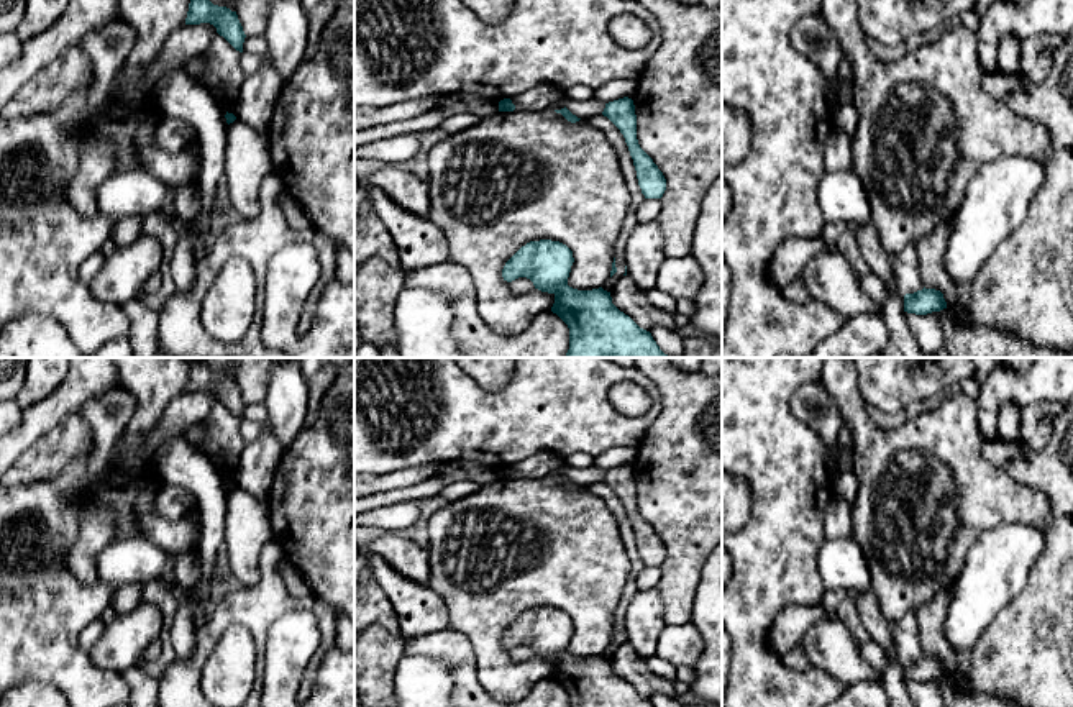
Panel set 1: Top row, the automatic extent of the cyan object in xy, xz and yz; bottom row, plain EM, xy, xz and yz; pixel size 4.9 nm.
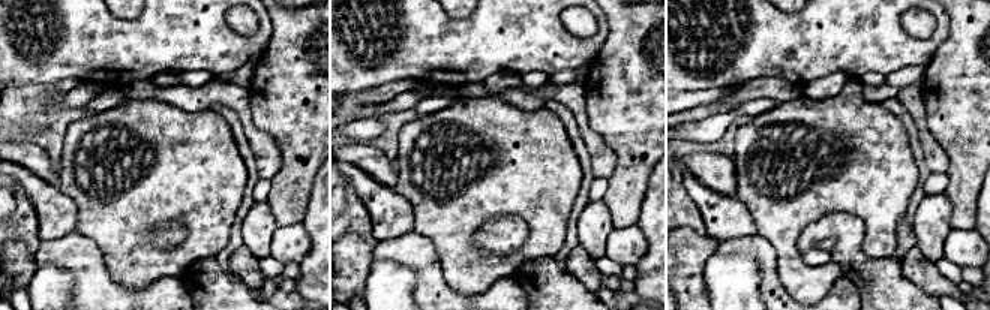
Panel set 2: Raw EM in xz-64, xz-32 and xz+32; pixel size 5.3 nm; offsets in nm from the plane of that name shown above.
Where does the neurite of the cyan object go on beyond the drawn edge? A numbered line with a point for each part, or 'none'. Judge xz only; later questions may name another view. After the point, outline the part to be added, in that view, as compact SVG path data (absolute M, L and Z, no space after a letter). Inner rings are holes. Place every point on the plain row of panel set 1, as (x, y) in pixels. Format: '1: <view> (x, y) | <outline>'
none

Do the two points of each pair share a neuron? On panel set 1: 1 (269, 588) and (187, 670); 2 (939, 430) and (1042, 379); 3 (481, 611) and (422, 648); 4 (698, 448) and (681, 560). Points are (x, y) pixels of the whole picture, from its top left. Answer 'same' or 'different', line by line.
1: same
2: different
3: different
4: same

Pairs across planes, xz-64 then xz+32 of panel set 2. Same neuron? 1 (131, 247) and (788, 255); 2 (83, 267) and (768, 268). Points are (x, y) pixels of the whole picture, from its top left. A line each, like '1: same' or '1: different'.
1: same
2: same

